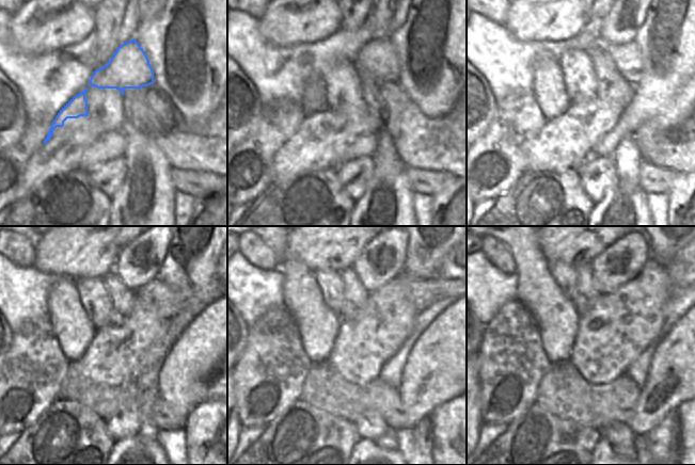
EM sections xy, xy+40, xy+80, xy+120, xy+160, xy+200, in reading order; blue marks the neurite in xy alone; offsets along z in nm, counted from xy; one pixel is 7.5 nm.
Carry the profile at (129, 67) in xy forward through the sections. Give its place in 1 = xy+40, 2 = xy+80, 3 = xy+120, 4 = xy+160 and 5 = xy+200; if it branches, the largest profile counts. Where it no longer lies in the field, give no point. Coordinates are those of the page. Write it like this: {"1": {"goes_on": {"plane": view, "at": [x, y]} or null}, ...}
{"1": {"goes_on": {"plane": "xy+40", "at": [377, 57]}}, "2": {"goes_on": {"plane": "xy+80", "at": [627, 58]}}, "3": {"goes_on": {"plane": "xy+120", "at": [172, 305]}}, "4": {"goes_on": {"plane": "xy+160", "at": [429, 298]}}, "5": {"goes_on": {"plane": "xy+200", "at": [681, 299]}}}

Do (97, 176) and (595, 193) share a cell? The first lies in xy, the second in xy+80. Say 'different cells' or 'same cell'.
same cell

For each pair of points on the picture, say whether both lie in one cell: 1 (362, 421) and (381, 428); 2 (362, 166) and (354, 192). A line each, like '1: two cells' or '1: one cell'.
1: one cell
2: one cell

